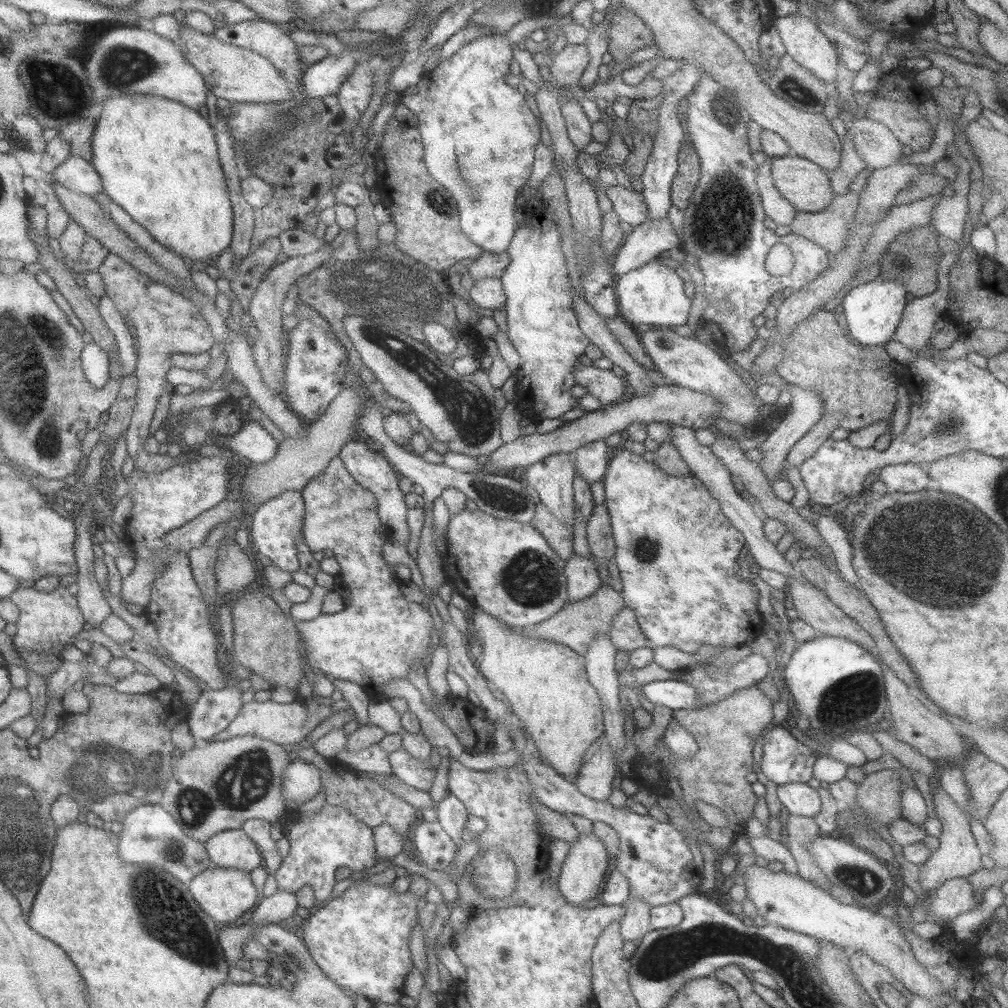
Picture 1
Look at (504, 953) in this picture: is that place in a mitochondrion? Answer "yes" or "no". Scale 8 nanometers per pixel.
yes

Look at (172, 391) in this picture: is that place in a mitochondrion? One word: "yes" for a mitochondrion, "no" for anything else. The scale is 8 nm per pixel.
no

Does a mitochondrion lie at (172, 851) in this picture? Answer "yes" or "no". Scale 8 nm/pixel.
yes

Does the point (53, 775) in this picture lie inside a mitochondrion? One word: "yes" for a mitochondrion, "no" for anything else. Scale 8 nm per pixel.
no

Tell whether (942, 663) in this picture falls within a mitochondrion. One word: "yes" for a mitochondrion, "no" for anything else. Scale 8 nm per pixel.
no

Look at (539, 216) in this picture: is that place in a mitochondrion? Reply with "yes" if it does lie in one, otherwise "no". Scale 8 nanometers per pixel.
no

